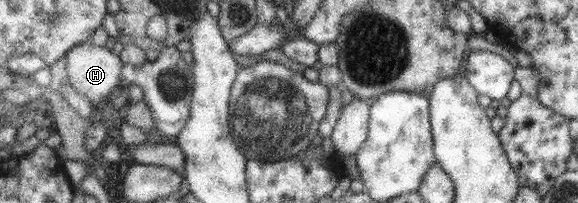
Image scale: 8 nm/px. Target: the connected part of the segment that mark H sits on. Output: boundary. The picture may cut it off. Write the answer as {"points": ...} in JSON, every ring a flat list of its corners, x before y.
{"points":[[91,39,73,47,67,53,70,85,82,96,86,96,96,107,102,106,109,98,121,90,123,67,126,60,121,54,110,51,109,45,96,45]]}

